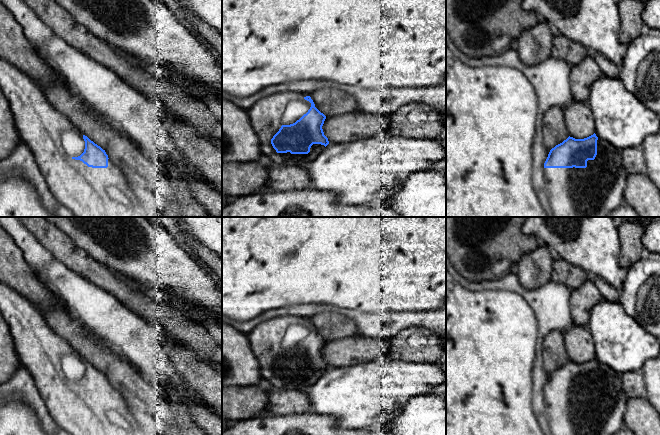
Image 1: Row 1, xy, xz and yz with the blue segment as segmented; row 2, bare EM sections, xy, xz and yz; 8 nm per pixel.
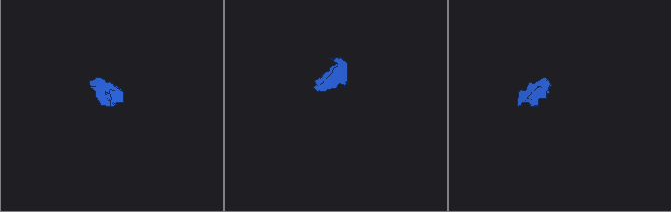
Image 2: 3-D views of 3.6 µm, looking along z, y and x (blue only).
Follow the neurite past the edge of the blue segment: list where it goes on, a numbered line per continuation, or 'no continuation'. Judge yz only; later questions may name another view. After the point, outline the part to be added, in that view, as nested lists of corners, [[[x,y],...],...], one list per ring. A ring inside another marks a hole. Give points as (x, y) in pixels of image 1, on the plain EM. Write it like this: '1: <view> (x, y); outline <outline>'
1: yz (600, 410); outline [[[603,363],[597,364],[597,379],[587,385],[586,392],[545,392],[545,408],[552,435],[613,435],[624,426],[628,397],[622,386],[622,377]]]

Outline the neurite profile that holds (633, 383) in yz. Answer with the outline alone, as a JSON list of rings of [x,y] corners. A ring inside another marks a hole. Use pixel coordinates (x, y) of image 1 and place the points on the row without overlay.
[[[642,371],[623,374],[622,386],[628,398],[646,398],[647,396]]]

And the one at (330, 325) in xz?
[[[326,311],[310,318],[315,331],[326,341],[352,339],[359,335],[358,329],[352,318]]]

